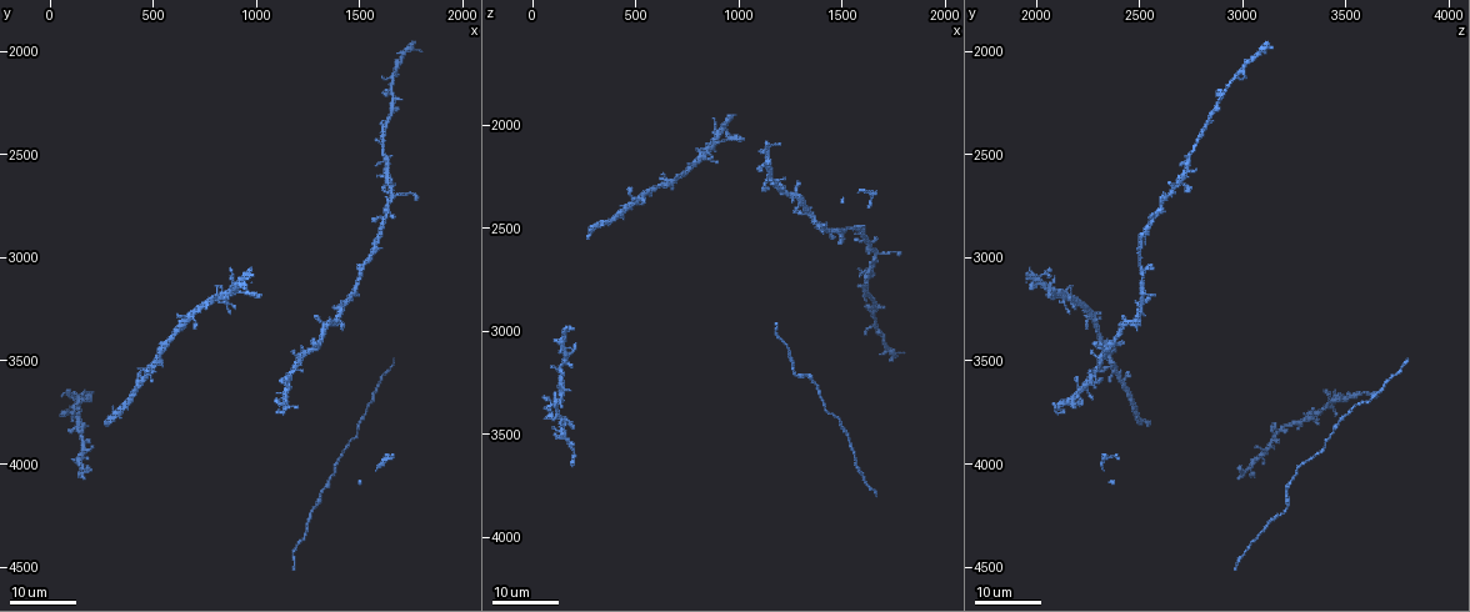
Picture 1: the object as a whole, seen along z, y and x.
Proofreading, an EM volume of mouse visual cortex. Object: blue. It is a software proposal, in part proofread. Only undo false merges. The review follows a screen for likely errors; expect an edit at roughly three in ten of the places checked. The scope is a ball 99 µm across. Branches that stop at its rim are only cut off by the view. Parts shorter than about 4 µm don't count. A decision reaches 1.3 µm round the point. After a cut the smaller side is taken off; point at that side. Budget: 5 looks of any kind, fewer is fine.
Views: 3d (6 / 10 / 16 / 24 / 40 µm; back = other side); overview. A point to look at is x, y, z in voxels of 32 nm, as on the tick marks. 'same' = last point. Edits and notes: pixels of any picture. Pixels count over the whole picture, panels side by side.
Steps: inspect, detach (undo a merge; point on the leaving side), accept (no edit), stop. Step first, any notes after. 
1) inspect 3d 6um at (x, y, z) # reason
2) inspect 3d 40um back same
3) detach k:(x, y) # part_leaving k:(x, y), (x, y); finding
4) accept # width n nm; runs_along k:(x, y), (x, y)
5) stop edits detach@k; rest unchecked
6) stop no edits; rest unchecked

inspect 3d 24um at (850, 3190, 2170) # thick turns thin

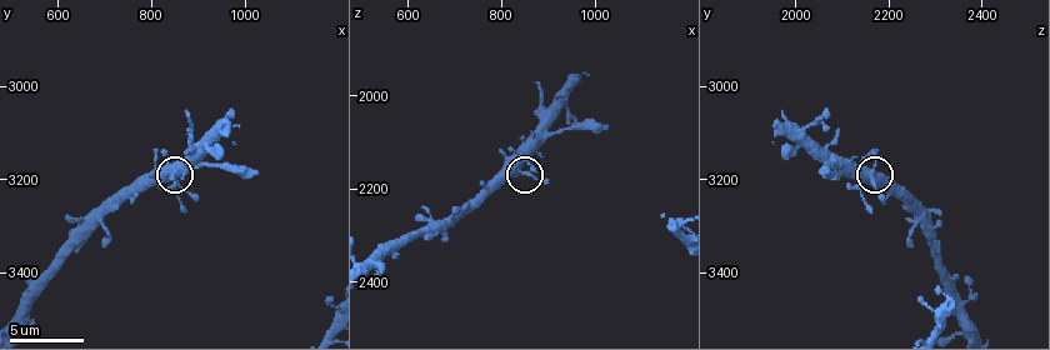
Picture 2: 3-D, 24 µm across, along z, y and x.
inspect 3d 6um at (845, 3205, 2165) # closer look

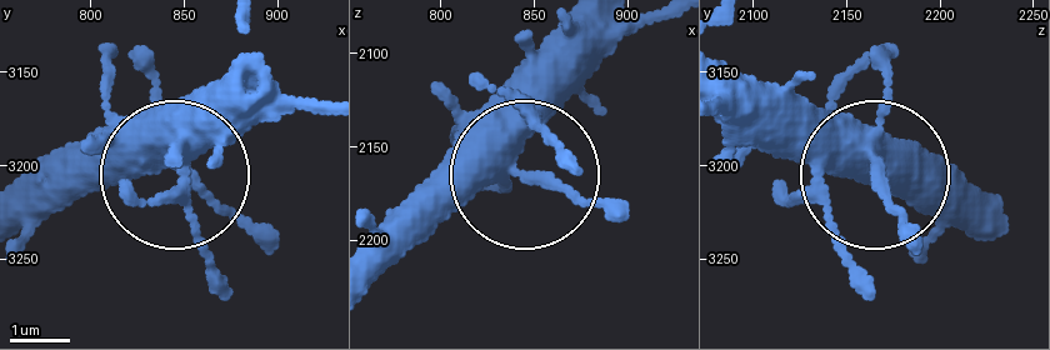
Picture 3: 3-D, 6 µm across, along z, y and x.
accept # continuous, no second cell

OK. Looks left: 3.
inspect 3d 24um at (1200, 3480, 2290)

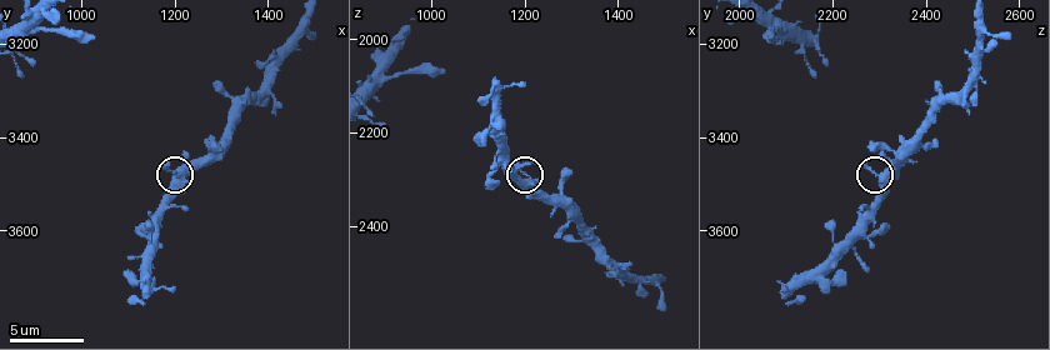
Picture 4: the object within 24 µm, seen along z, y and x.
inspect 3d 10um at (1205, 3490, 2290)

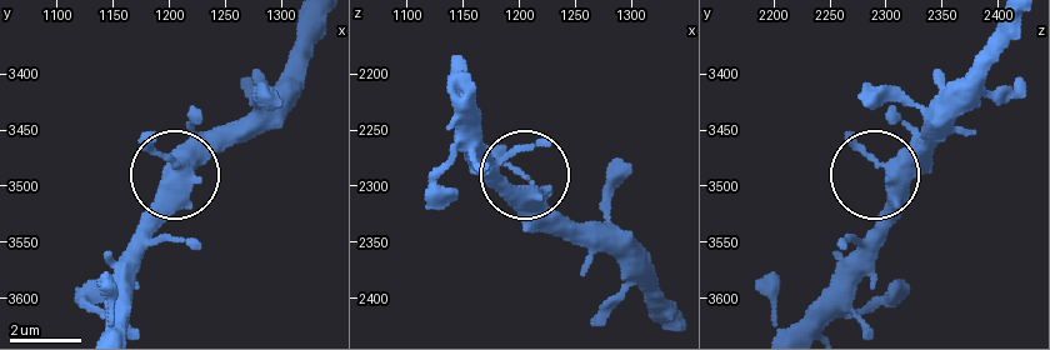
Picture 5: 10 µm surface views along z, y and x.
accept # side_arm 67 um; continuous, no second cell

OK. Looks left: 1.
stop no edits; rest unchecked

